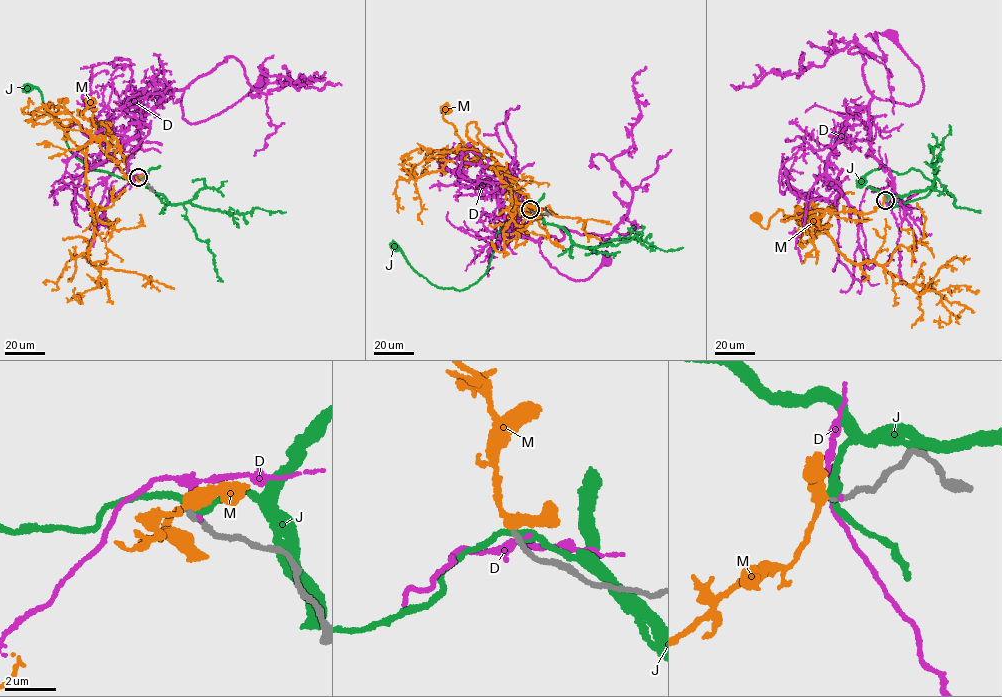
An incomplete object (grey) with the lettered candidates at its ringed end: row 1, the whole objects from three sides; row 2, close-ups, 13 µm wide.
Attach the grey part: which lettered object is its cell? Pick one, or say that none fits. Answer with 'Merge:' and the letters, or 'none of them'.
Merge: M

